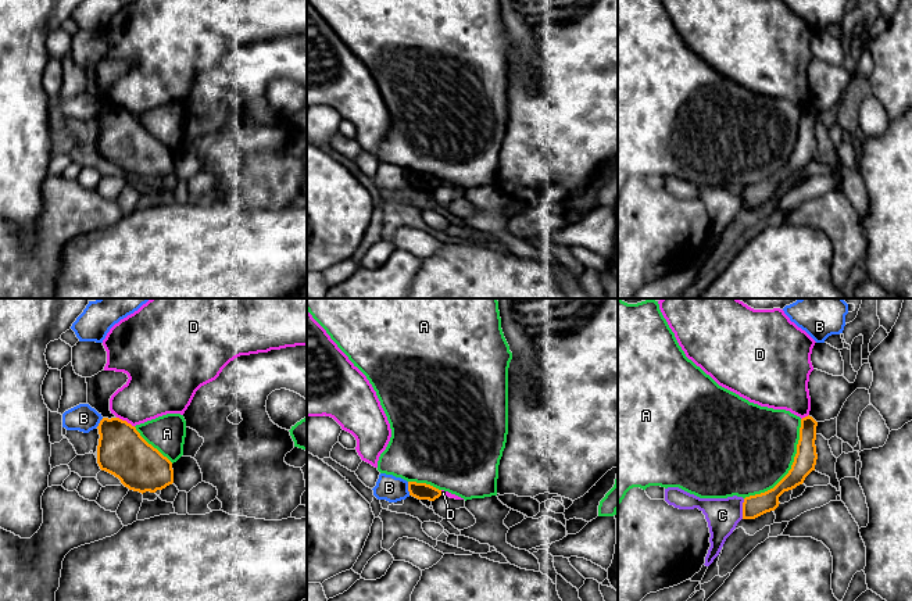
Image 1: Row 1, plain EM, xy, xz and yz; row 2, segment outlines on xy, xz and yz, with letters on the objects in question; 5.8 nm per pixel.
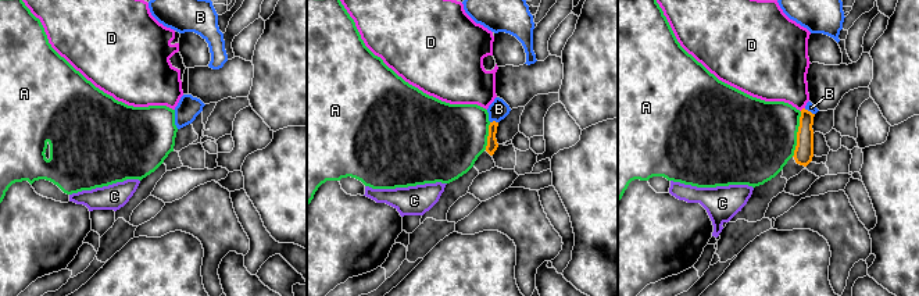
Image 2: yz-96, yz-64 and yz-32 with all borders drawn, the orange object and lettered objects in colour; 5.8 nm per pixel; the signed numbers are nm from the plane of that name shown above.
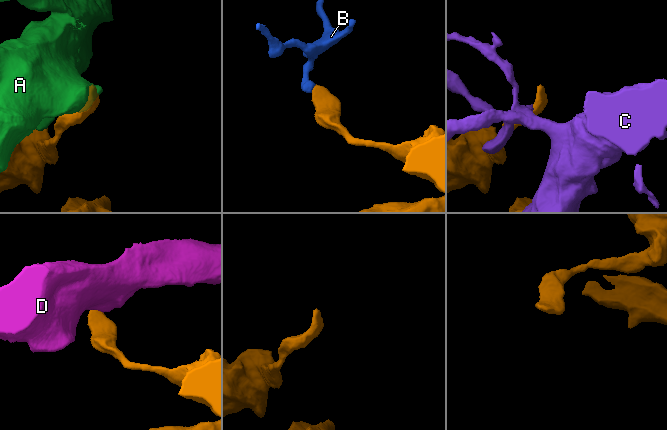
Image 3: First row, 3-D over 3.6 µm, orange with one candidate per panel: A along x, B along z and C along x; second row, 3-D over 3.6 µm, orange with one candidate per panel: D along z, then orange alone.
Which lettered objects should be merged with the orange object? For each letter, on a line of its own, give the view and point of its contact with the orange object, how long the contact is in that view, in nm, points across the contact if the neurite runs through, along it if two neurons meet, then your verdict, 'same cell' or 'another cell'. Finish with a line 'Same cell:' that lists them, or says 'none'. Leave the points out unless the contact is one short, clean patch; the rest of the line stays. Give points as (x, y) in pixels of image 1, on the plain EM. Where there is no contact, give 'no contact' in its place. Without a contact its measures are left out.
A: contact yz (791, 157); length 550 nm; another cell
B: contact xz (408, 178); length 80 nm; border xz (407, 171), (410, 183); another cell
C: contact yz (743, 197); length 120 nm; another cell
D: contact xy (125, 110); length 120 nm; another cell
Same cell: none

